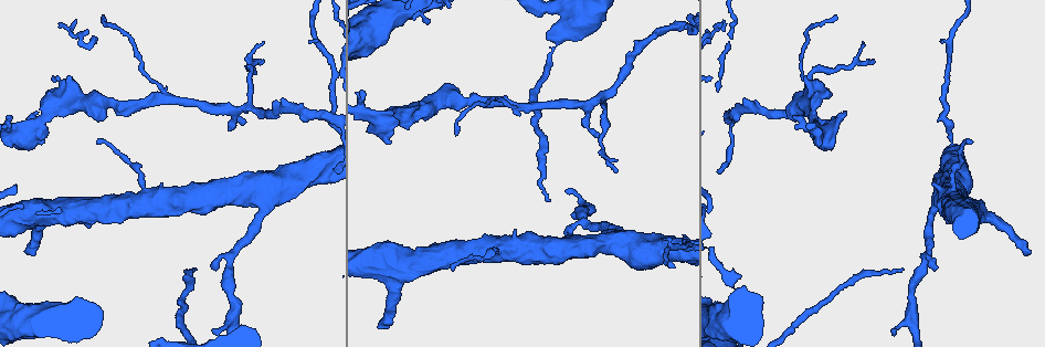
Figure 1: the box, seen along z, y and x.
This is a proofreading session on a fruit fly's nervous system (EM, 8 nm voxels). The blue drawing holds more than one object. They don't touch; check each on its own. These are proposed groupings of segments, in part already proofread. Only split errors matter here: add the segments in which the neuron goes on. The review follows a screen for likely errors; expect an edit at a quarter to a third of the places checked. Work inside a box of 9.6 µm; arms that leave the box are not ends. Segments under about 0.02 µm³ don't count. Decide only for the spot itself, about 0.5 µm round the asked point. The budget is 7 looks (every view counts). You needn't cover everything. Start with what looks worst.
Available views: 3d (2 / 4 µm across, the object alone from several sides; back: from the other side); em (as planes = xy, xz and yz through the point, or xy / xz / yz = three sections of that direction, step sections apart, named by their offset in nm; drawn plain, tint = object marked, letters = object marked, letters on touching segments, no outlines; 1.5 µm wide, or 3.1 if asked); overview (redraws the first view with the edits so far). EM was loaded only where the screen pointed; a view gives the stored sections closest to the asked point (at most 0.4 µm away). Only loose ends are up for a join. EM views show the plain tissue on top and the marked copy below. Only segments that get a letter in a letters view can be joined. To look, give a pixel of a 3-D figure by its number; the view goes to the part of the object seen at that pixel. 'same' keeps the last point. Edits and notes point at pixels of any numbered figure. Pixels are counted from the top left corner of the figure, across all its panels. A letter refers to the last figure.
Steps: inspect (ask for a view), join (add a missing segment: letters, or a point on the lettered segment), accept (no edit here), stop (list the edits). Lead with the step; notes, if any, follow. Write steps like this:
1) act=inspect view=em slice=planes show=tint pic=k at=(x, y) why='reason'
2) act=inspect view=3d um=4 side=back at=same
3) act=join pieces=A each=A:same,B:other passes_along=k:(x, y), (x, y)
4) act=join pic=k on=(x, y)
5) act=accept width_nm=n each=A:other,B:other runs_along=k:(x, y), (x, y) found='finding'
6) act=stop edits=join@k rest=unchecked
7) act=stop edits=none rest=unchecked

act=inspect view=em slice=xz step=8 show=letters pic=1 at=(1030, 251) why='an open end'

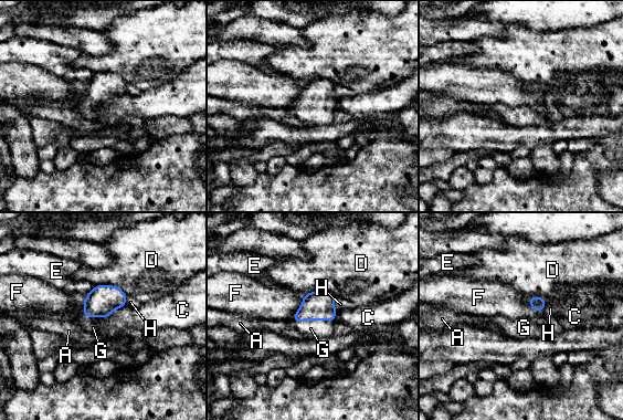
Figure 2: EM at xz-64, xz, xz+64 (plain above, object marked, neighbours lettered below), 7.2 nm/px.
act=join pieces=G longest_contact=C:340nm each=A:other,C:other,D:other,E:other,F:other,G:same,H:other passes_along=2:(317, 305), (312, 318), (310, 328) found='the neuron continues'

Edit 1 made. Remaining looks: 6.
act=inspect view=overview why='see it whole again'

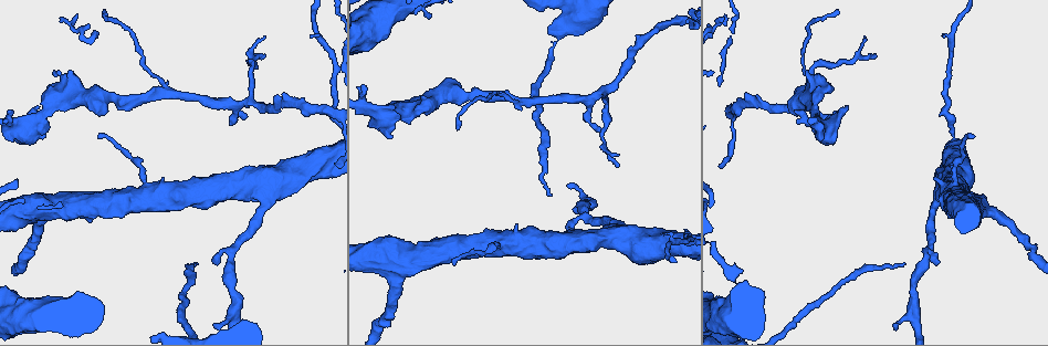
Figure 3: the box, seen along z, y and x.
act=inspect view=3d um=4 pic=3 at=(195, 262) why='tapers out'

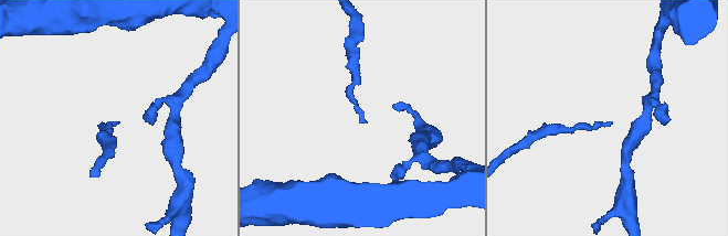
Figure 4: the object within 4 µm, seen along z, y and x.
act=inspect view=em slice=planes show=letters pic=4 at=(609, 122) why='need the tissue'

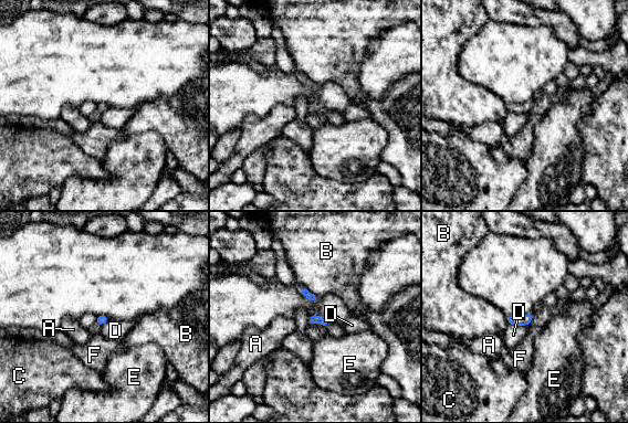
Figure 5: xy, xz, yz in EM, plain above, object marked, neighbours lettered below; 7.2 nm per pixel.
act=accept each=A:other,B:other,C:other,D:other,E:other,F:other found='no lettered segment goes on from it'

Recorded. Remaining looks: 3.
act=stop edits=join@2 rest=unchecked

